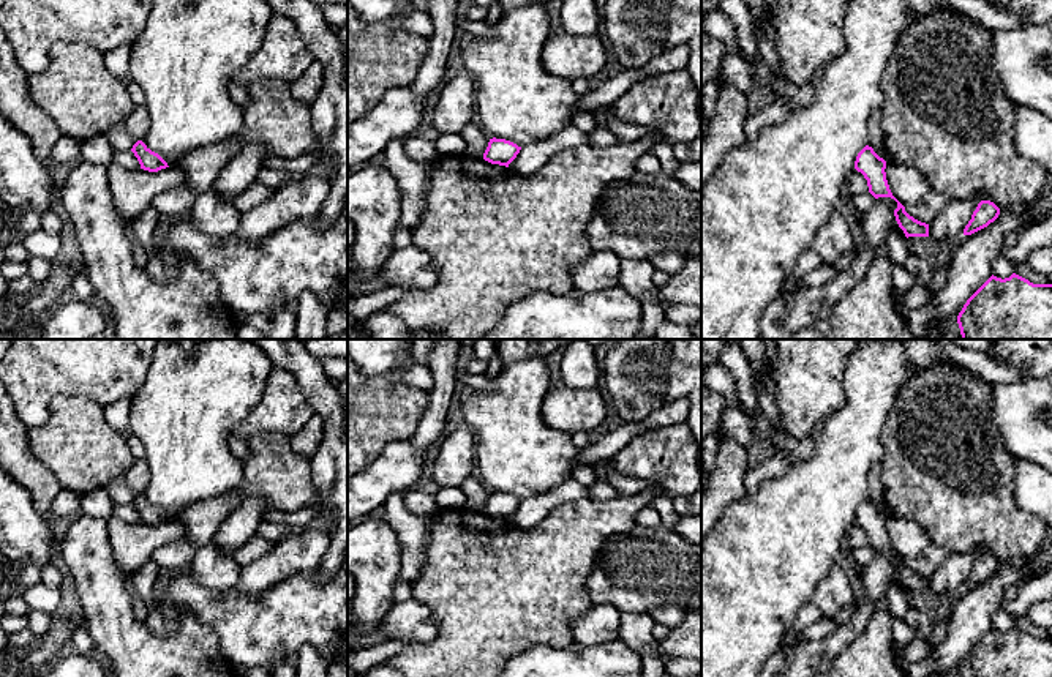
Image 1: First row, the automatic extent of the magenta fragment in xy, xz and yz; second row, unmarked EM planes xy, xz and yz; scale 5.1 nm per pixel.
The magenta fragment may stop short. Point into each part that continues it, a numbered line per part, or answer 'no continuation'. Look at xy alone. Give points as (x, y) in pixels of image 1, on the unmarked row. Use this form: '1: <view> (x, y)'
no continuation

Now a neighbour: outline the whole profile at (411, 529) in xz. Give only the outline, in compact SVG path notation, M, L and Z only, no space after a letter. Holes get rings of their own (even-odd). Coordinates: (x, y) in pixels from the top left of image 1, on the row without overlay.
M404 492L390 496L382 508L384 519L395 530L403 548L400 579L412 581L423 563L428 518L412 514L404 507Z

